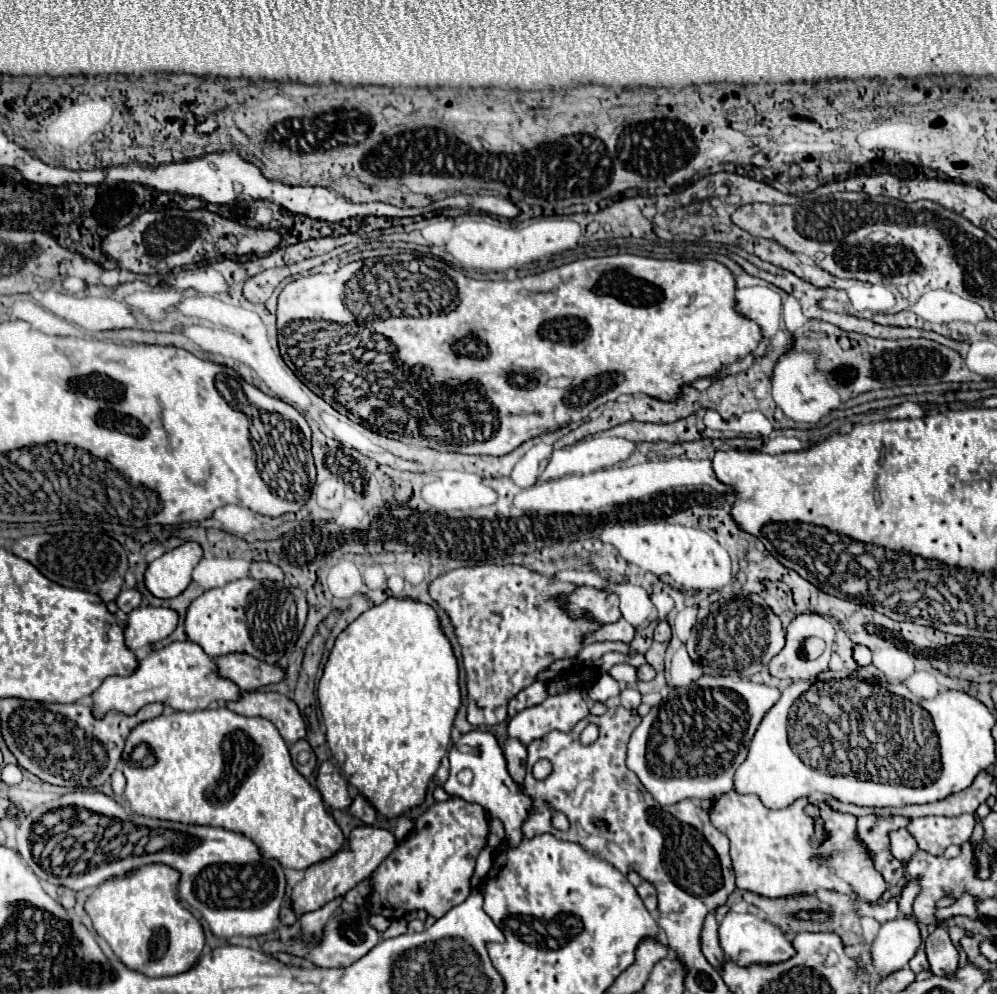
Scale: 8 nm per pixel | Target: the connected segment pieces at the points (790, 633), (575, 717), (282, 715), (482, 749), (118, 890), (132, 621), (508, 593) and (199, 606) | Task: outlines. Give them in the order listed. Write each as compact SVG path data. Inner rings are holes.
M818 613L798 615L786 629L784 649L778 655L774 655L770 661L770 675L778 679L790 679L790 681L816 679L822 671L828 671L832 641L834 641L834 627L826 617Z
M572 689L572 693L558 693L556 697L548 697L540 705L514 715L508 723L508 737L518 739L526 747L554 729L568 733L588 715L584 689Z
M254 691L240 701L228 701L226 707L238 715L264 717L276 725L288 745L306 737L306 725L298 711L298 705L282 693Z
M474 729L470 733L464 733L460 737L460 741L456 745L452 745L452 749L450 749L450 777L444 783L444 787L450 795L454 795L454 797L458 795L464 801L474 801L474 803L482 805L490 813L490 817L498 817L506 827L506 841L508 841L510 847L518 845L522 841L520 825L528 817L528 809L530 809L532 801L530 801L530 797L526 797L522 793L522 789L508 775L504 751L502 751L502 747L498 745L498 741L492 733ZM462 769L470 769L474 773L470 787L458 783L456 775Z
M152 863L132 871L126 877L114 877L94 889L86 901L98 935L102 935L120 961L148 977L186 973L196 965L206 945L200 921L182 907L178 899L180 873L168 865ZM148 963L148 969L146 969Z
M138 607L128 613L124 623L124 643L130 651L136 651L148 643L156 643L168 637L178 623L178 615L164 607Z
M476 565L476 567L460 567L450 573L440 575L428 585L430 597L444 609L454 625L456 639L462 651L462 663L466 663L466 685L468 685L468 723L478 725L498 725L508 719L508 701L518 695L524 687L532 685L544 669L548 669L558 659L574 659L582 641L588 633L598 631L602 625L596 621L588 621L588 617L580 617L580 621L572 621L564 609L560 609L560 601L556 601L556 593L572 593L576 583L560 581L554 577L540 575L536 571L526 569L524 565Z
M236 579L220 589L204 591L186 613L186 635L210 657L228 653L248 653L266 663L278 663L294 651L308 613L306 595L298 587L286 589L284 583Z

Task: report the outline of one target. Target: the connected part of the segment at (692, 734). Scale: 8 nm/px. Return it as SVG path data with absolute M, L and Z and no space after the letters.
M704 675L688 687L670 689L666 701L652 707L642 723L632 733L628 743L626 765L632 769L642 785L652 793L660 805L674 805L684 799L708 799L716 801L724 793L734 789L734 771L746 761L748 745L764 719L764 713L780 699L780 691L768 685L742 681L738 675L710 677Z

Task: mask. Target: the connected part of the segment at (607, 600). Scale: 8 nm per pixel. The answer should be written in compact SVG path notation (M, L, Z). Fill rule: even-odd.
M582 585L572 595L568 595L566 609L572 617L580 617L584 613L592 615L596 621L602 623L614 623L620 619L618 609L618 595L606 589L596 589Z

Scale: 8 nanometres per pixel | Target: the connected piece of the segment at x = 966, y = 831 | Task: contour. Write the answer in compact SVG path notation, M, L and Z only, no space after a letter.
M974 815L958 817L920 817L912 819L908 831L918 841L918 847L936 857L944 855L950 845L964 845L970 841L974 829Z

